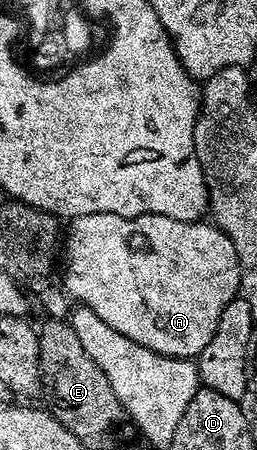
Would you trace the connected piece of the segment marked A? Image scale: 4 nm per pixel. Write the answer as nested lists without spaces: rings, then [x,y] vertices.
[[[90,213],[71,220],[62,247],[62,286],[77,304],[88,307],[110,329],[118,329],[130,341],[159,355],[192,359],[214,337],[222,309],[237,298],[240,290],[240,262],[232,239],[208,221],[187,223],[165,215],[139,215],[127,219],[114,213]]]

